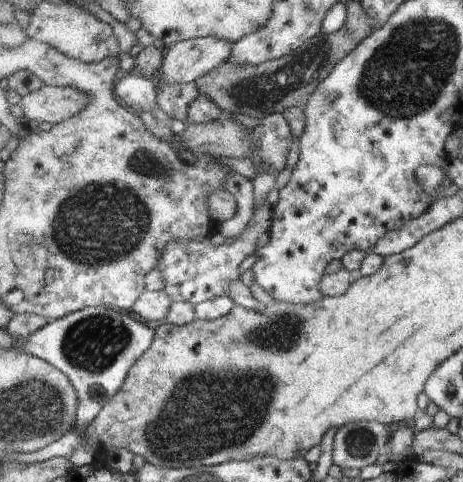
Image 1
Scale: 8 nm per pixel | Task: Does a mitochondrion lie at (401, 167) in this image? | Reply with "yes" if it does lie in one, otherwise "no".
no

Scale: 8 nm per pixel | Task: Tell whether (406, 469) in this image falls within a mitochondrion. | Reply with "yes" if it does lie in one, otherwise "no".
no

